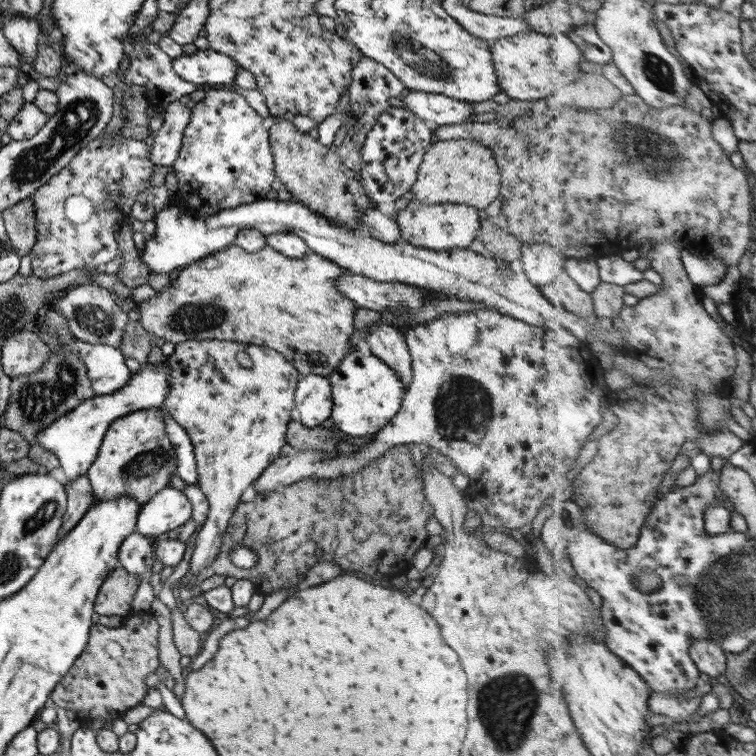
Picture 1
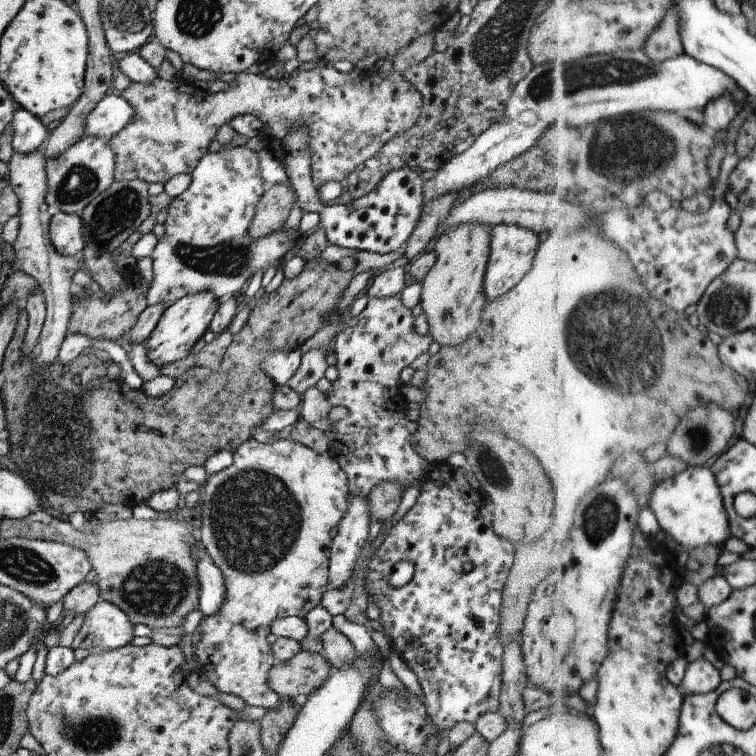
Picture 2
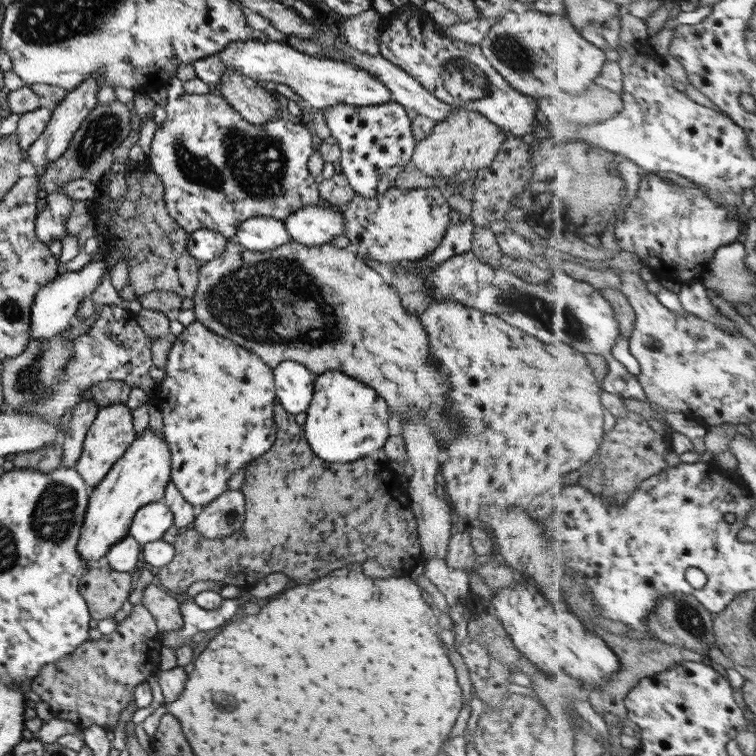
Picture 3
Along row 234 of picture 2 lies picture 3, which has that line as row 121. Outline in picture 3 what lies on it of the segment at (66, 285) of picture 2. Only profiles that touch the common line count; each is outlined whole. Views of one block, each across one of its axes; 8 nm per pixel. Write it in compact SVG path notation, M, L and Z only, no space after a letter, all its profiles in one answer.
M38 107L36 110L19 115L18 126L14 133L17 137L20 149L23 154L23 161L26 161L27 148L44 132L51 120L51 110L46 107Z

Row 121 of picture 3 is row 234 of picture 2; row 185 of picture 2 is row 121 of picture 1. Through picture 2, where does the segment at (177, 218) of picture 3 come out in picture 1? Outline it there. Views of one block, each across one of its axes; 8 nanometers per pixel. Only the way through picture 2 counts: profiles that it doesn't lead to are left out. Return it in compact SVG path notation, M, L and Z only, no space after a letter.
M227 87L208 90L205 98L190 110L190 122L182 131L184 131L182 148L180 148L178 158L172 164L174 174L178 179L177 198L183 201L179 206L182 210L190 210L192 217L200 218L259 199L266 199L268 192L272 190L272 182L277 180L268 121L248 105L244 96Z

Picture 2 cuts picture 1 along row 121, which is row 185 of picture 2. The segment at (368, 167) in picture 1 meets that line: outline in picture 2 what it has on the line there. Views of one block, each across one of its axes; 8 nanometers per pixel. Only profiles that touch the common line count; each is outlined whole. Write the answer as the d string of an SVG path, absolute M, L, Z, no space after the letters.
M412 168L388 172L378 186L361 198L347 204L325 205L319 212L319 223L326 230L330 245L348 250L367 250L371 253L396 252L413 233L424 206L425 181Z

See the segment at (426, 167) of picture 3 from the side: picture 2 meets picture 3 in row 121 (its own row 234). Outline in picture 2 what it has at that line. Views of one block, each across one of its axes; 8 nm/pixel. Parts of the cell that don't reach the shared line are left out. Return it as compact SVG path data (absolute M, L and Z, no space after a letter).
M462 222L444 230L431 245L436 260L421 282L420 306L428 320L428 333L441 346L462 344L478 328L483 318L488 303L484 292L484 277L490 256L490 230L492 228L487 224Z

